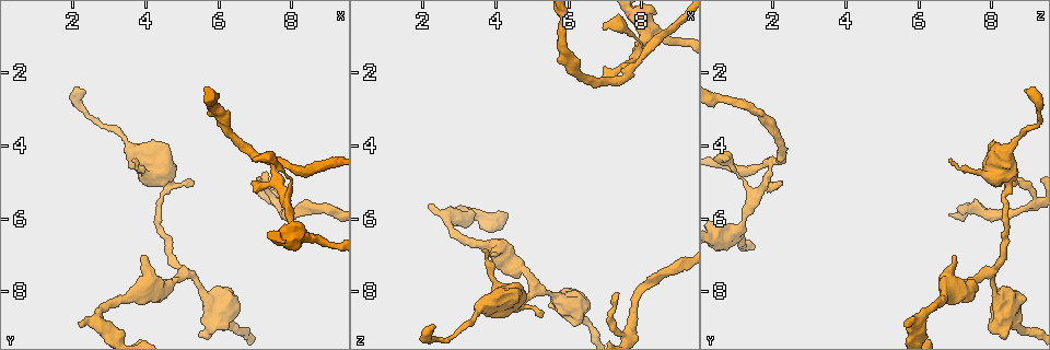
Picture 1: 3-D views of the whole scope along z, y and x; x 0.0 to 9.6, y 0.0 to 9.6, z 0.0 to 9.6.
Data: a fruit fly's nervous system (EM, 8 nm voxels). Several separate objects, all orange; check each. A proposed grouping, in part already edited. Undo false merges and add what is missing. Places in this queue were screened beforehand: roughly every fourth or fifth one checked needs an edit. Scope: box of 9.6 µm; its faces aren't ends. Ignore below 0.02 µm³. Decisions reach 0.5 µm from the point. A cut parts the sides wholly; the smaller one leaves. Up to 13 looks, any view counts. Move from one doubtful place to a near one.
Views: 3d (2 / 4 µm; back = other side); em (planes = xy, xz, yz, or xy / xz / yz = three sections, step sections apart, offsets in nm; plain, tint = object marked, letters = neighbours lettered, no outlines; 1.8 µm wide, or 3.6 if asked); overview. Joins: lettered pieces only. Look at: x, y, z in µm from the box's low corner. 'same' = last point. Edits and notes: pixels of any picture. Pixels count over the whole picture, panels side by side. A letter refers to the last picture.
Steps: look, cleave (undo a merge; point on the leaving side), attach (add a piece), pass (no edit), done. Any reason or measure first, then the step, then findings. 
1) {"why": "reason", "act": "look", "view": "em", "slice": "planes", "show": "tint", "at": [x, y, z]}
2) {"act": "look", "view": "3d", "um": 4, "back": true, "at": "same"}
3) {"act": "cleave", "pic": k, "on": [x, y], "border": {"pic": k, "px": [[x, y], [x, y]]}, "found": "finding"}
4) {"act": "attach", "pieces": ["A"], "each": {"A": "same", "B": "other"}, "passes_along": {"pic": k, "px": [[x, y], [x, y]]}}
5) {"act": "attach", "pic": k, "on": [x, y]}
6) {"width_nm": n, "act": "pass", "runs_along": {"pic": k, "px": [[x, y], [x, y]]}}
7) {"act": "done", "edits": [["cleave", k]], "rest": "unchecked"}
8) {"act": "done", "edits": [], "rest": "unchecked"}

{"act": "look", "view": "3d", "um": 4, "at": [2.30, 2.50, 8.90]}

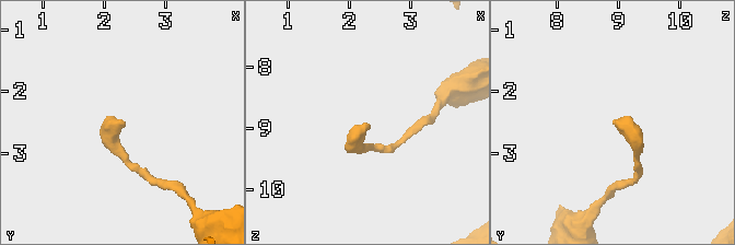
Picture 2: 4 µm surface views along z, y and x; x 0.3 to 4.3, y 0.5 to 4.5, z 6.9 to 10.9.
{"why": "now the EM", "act": "look", "view": "em", "slice": "xy", "step": 4, "show": "letters", "at": [2.25, 2.50, 8.85]}

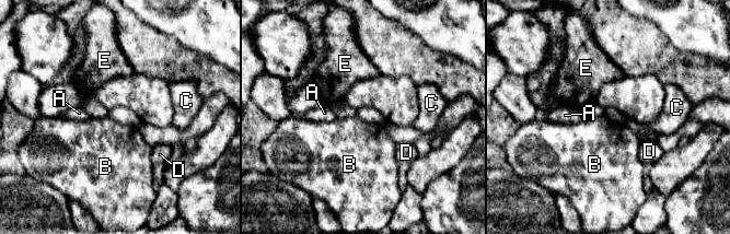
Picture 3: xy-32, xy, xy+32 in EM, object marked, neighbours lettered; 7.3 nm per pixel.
{"why": "cut it another way", "act": "look", "view": "em", "slice": "planes", "show": "letters", "at": "same"}

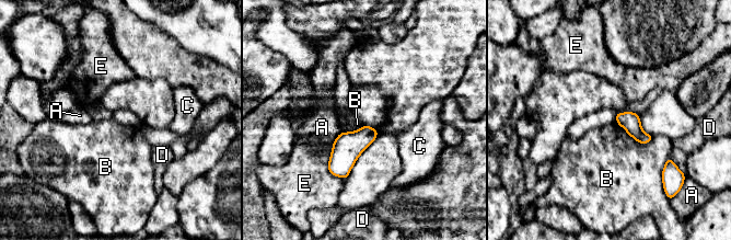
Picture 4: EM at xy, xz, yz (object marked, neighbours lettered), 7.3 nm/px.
{"width_nm": 140, "act": "pass", "each": {"A": "other", "B": "other", "C": "other", "D": "other", "E": "other"}, "found": "none of them fits"}

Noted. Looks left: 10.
{"why": "branch point", "act": "look", "view": "em", "um": 3.6, "slice": "xy", "step": 4, "show": "tint", "at": [4.50, 4.75, 8.25]}

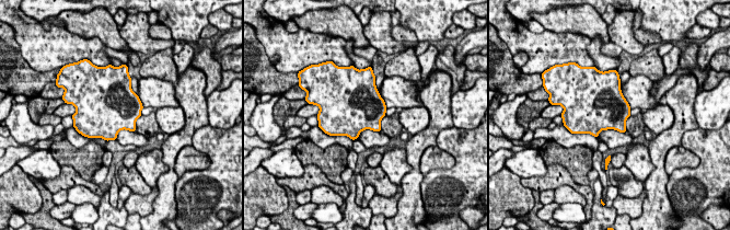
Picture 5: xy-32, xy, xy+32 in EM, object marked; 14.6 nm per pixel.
{"why": "cut it another way", "act": "look", "view": "em", "um": 3.6, "slice": "planes", "show": "letters", "at": "same"}

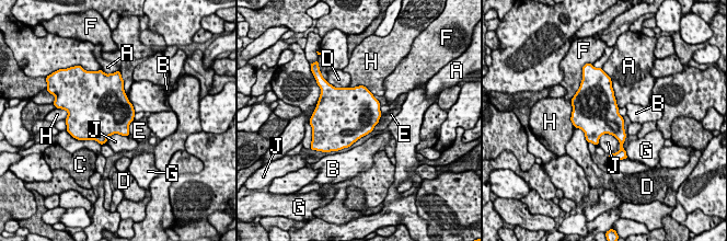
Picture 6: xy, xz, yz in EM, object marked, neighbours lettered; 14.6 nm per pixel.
{"act": "pass", "each": {"A": "other", "B": "other", "C": "other", "D": "other", "E": "other", "F": "other", "G": "other", "H": "other", "J": "other"}, "border": {"pic": 6, "px": [[597, 145], [611, 134], [620, 149]]}, "found": "all the same neuron"}

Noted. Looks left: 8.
{"why": "thick turns thin", "act": "look", "view": "3d", "um": 4, "at": [5.80, 8.25, 8.30]}

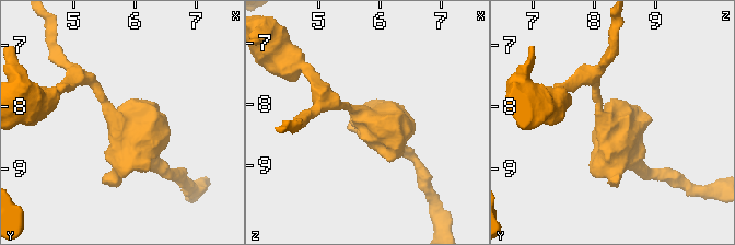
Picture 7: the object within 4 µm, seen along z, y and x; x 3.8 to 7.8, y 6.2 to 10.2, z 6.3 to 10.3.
{"why": "now the EM", "act": "look", "view": "em", "um": 3.6, "slice": "yz", "step": 8, "show": "tint", "at": [5.80, 8.30, 8.25]}

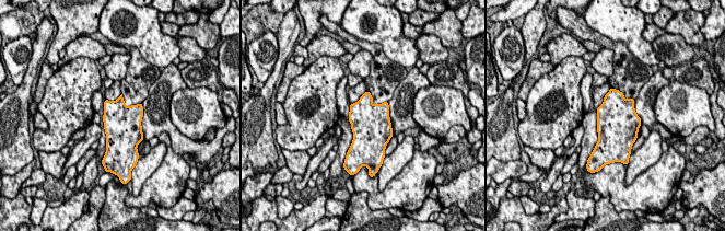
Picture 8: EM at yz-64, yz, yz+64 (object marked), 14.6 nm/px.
{"why": "cut it another way", "act": "look", "view": "em", "um": 3.6, "slice": "planes", "show": "letters", "at": "same"}

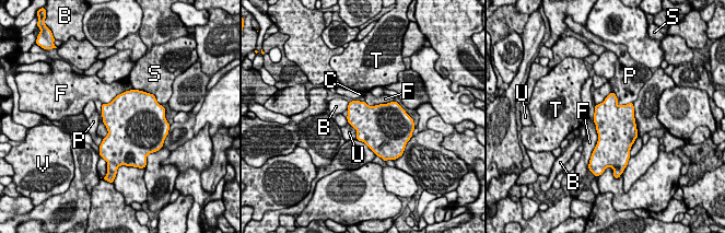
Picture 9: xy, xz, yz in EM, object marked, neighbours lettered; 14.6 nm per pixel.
{"width_nm": 500, "longest_contact_nm": ["F", 500], "act": "pass", "each": {"B": "other", "C": "other", "F": "other", "P": "other", "S": "other", "T": "other", "U": "other", "V": "other"}, "found": "all the same neuron"}

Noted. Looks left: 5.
{"act": "look", "view": "em", "um": 3.6, "slice": "planes", "show": "tint", "at": [7.25, 4.95, 8.05]}

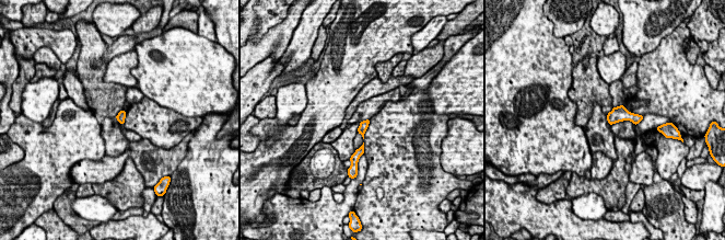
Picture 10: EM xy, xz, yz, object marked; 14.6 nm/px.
{"why": "see the neighbours", "act": "look", "view": "em", "um": 3.6, "slice": "planes", "show": "letters", "at": "same"}

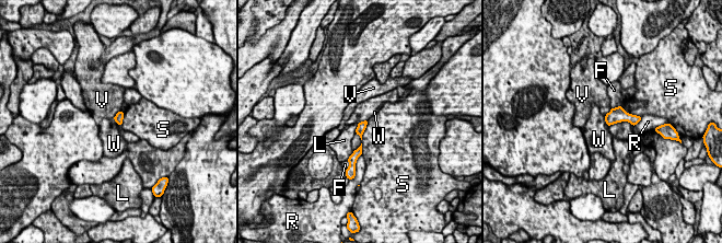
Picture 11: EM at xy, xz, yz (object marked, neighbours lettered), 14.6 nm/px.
{"width_nm": 130, "act": "pass", "each": {"F": "other", "L": "other", "R": "other", "S": "other", "V": "other", "W": "other"}, "border": {"pic": 11, "px": [[367, 119], [358, 124]]}, "found": "none of them fits"}

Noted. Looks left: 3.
{"why": "branch point", "act": "look", "view": "em", "slice": "xy", "step": 16, "show": "letters", "at": [8.10, 6.45, 0.75]}

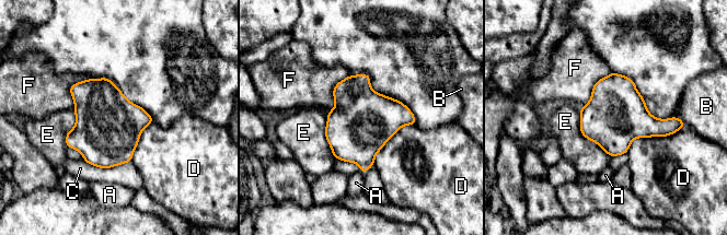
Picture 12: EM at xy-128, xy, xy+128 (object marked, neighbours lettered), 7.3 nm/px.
{"longest_contact_nm": ["D", 440], "act": "pass", "each": {"A": "other", "B": "other", "C": "other", "D": "other", "E": "other", "F": "other"}, "border": {"pic": 12, "px": [[349, 75], [326, 113]]}, "found": "one neuron here"}

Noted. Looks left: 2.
{"act": "done", "edits": [], "rest": "unchecked"}

